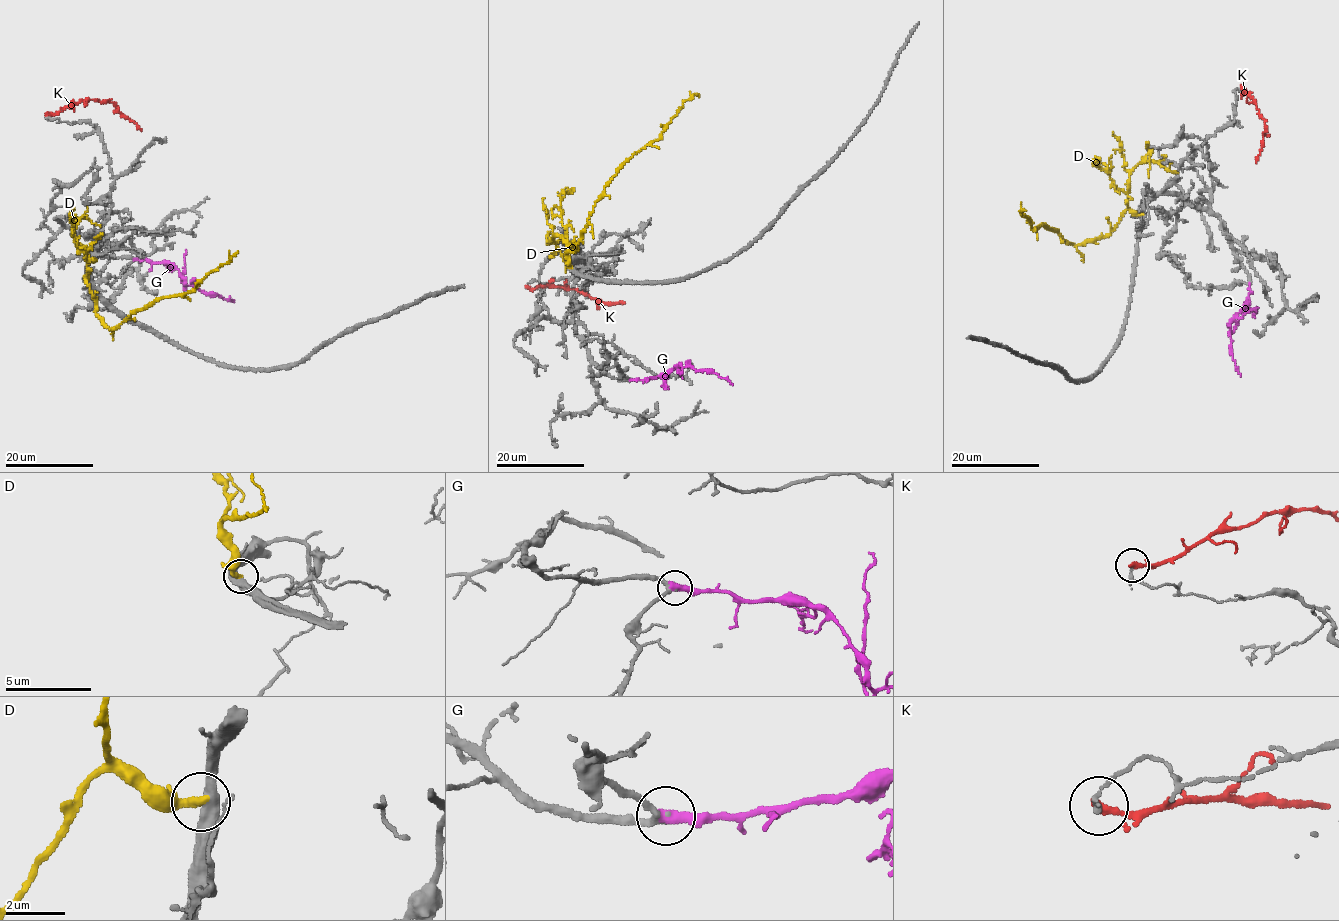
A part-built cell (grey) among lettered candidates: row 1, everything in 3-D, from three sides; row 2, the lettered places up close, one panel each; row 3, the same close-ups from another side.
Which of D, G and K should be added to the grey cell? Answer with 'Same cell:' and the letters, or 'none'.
Same cell: G

